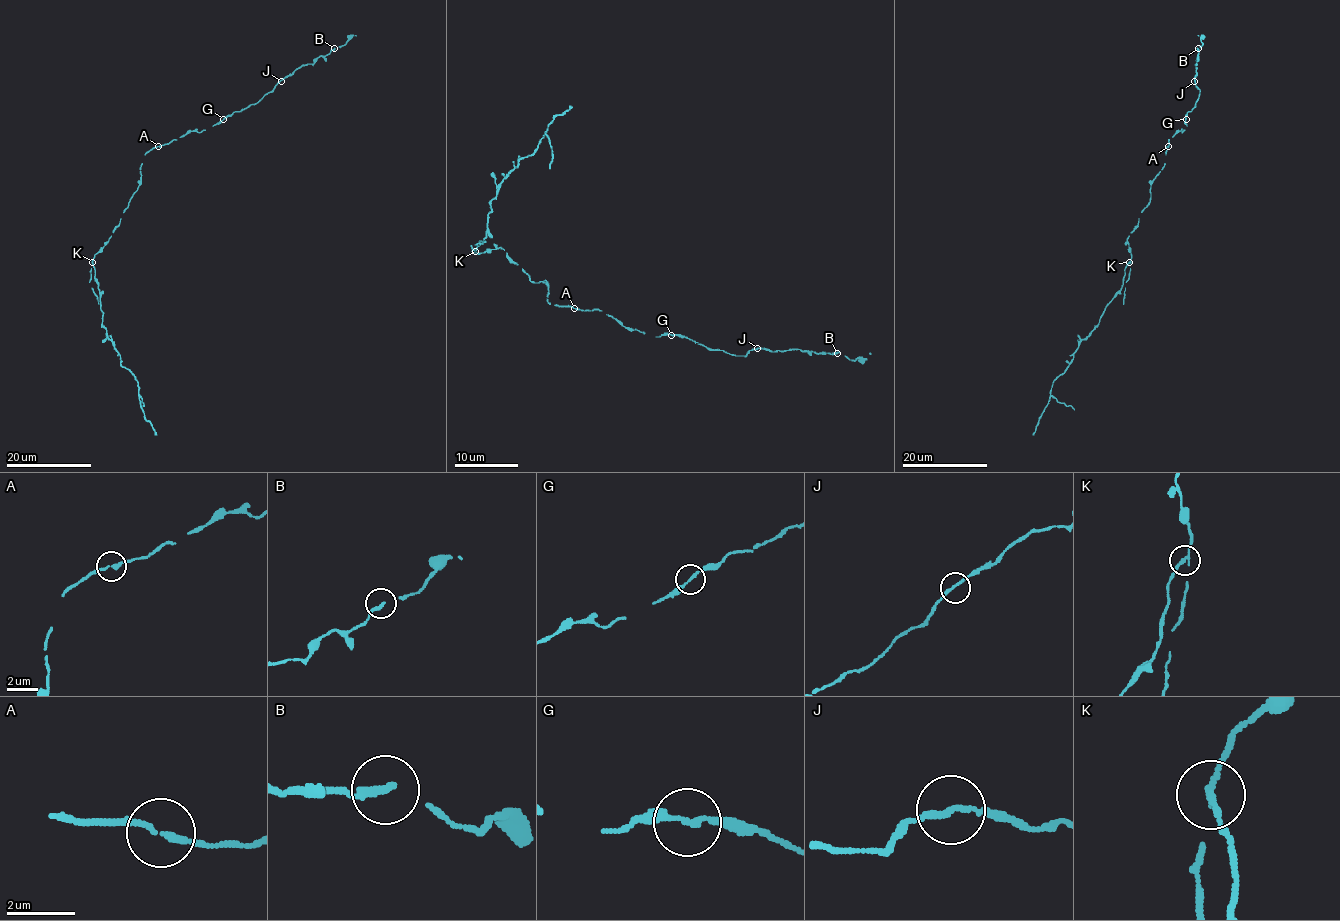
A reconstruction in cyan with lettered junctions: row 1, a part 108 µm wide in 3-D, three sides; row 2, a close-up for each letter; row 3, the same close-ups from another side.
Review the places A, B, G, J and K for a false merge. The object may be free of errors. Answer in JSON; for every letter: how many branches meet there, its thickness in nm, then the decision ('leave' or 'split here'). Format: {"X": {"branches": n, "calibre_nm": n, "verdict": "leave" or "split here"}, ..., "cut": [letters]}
{"A": {"branches": 2, "calibre_nm": 180, "verdict": "leave"}, "B": {"branches": 2, "calibre_nm": 190, "verdict": "leave"}, "G": {"branches": 2, "calibre_nm": 160, "verdict": "leave"}, "J": {"branches": 2, "calibre_nm": 170, "verdict": "leave"}, "K": {"branches": 2, "calibre_nm": 180, "verdict": "split here"}, "cut": ["K"]}

